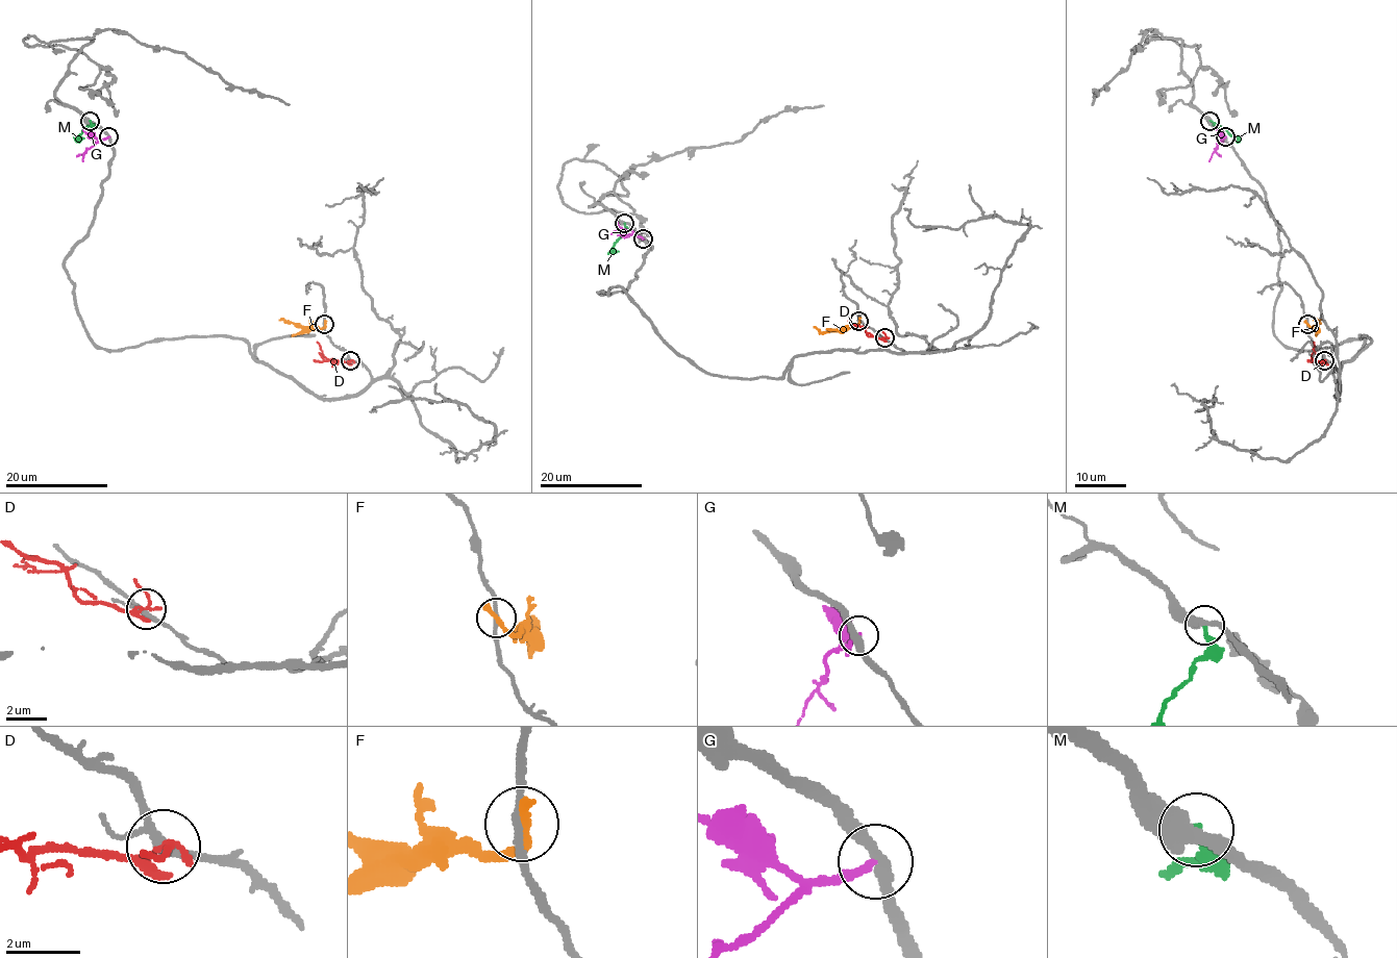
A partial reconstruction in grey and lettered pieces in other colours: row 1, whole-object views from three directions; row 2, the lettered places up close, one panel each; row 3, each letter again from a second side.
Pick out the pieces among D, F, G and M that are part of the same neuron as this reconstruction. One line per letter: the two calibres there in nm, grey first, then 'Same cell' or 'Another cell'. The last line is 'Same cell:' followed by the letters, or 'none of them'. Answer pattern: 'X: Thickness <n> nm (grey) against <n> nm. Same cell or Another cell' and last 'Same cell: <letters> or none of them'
D: Thickness 220 nm (grey) against 130 nm. Another cell
F: Thickness 200 nm (grey) against 340 nm. Another cell
G: Thickness 320 nm (grey) against 200 nm. Another cell
M: Thickness 440 nm (grey) against 190 nm. Another cell
Same cell: none of them

